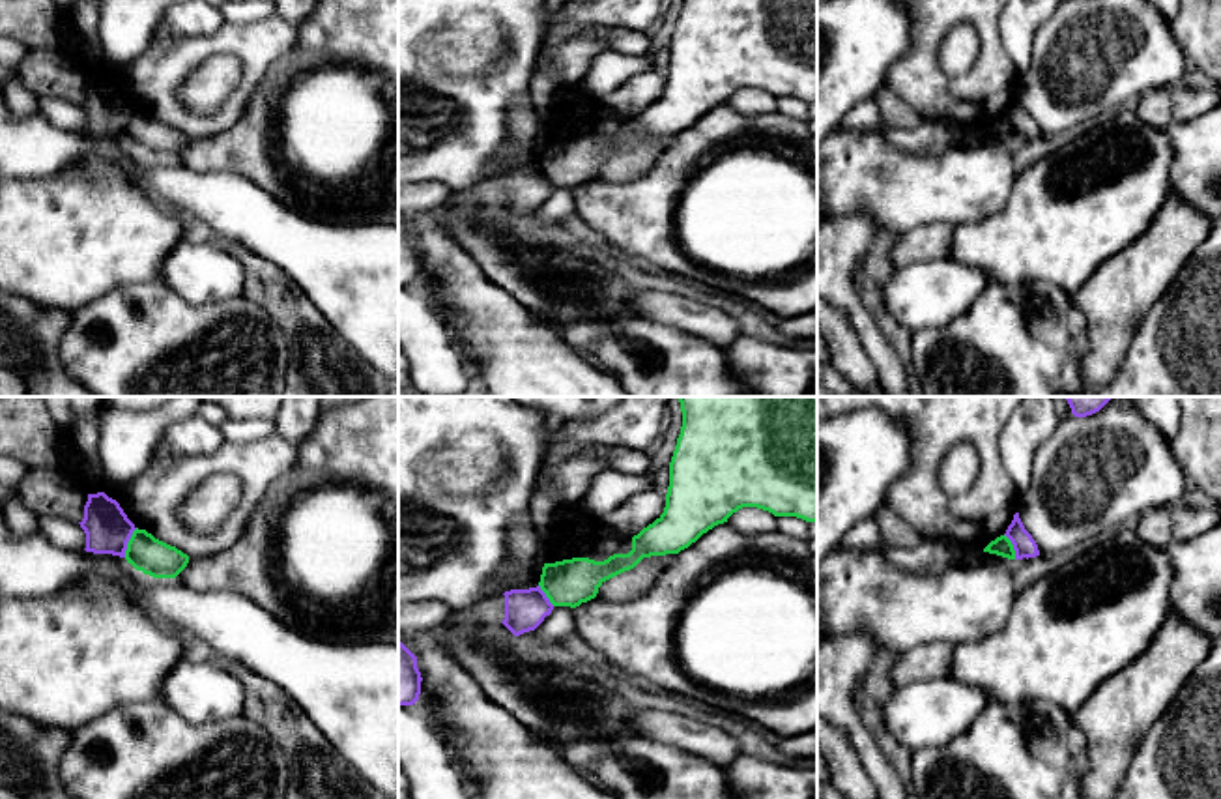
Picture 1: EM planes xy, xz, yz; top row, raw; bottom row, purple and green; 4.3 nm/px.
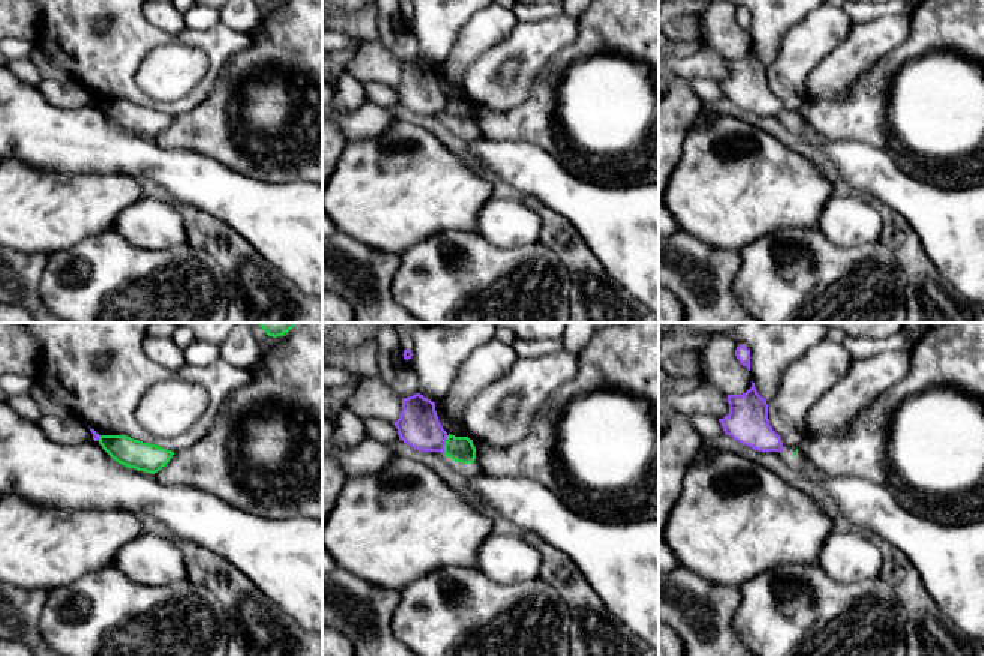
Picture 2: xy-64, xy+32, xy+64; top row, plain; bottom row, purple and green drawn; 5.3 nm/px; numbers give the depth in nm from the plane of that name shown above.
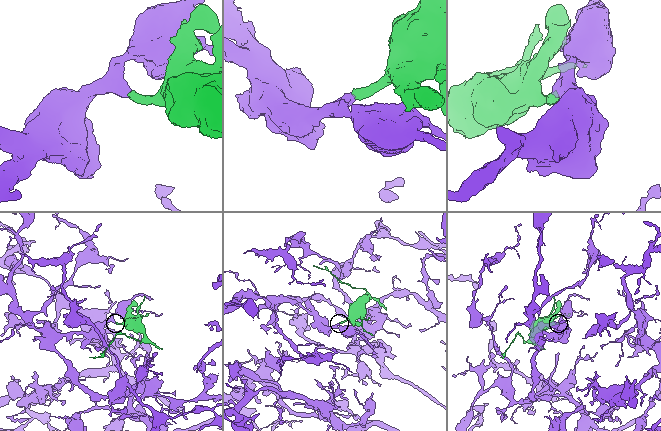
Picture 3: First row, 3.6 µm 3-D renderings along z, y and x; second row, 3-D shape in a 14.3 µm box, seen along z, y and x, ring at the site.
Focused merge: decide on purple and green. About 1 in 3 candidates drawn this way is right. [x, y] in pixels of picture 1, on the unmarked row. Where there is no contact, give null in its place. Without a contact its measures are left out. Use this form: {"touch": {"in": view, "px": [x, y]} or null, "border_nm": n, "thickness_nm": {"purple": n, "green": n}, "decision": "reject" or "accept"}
{"touch": {"in": "xy", "px": [128, 122]}, "border_nm": 140, "thickness_nm": {"purple": 200, "green": 160}, "decision": "reject"}

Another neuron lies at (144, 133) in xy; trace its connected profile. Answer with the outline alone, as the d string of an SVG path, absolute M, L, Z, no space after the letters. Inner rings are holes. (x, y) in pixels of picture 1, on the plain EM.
M138 109L127 123L125 140L153 159L176 159L189 144L187 135Z

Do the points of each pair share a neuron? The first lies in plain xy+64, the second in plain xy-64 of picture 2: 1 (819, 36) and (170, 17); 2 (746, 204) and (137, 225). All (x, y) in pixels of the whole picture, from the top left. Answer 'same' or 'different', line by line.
1: same
2: different

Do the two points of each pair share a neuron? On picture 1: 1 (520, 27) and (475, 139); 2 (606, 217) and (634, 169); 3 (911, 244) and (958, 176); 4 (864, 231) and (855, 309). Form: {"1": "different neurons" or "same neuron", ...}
{"1": "same neuron", "2": "different neurons", "3": "different neurons", "4": "same neuron"}

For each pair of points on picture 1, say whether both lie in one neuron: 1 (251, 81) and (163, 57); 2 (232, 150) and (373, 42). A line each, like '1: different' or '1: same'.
1: same
2: same

